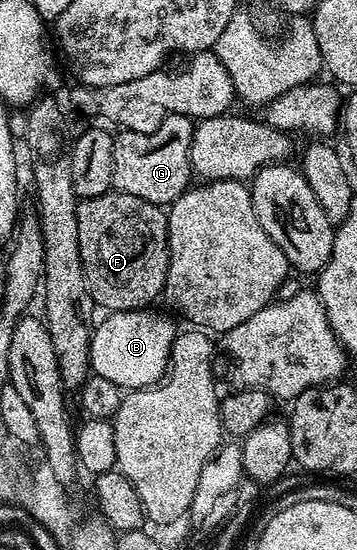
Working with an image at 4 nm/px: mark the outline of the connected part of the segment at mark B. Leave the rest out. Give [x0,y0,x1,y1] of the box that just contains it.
[90,310,177,390]

